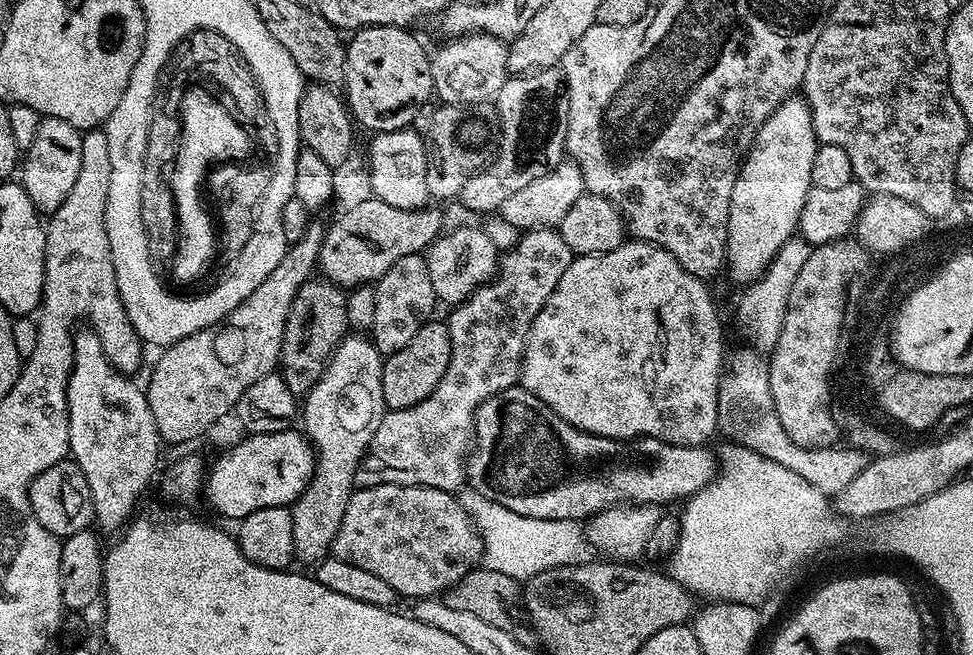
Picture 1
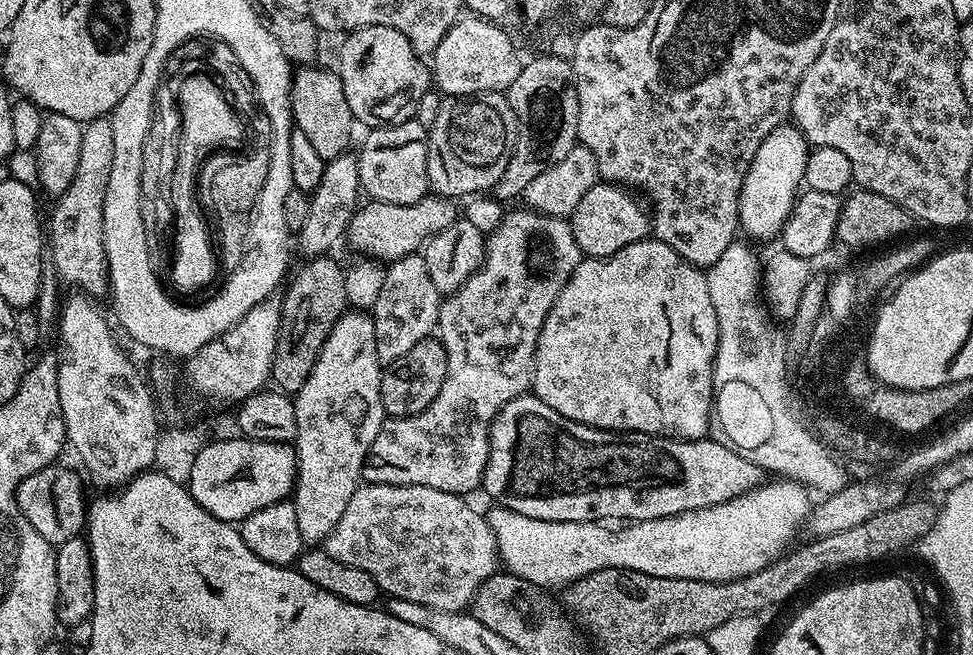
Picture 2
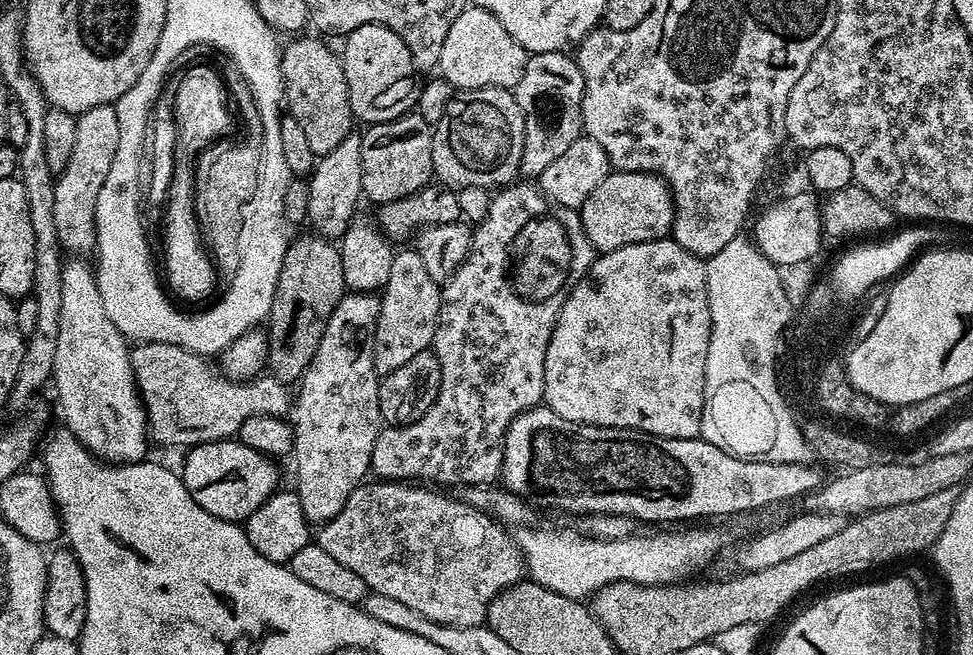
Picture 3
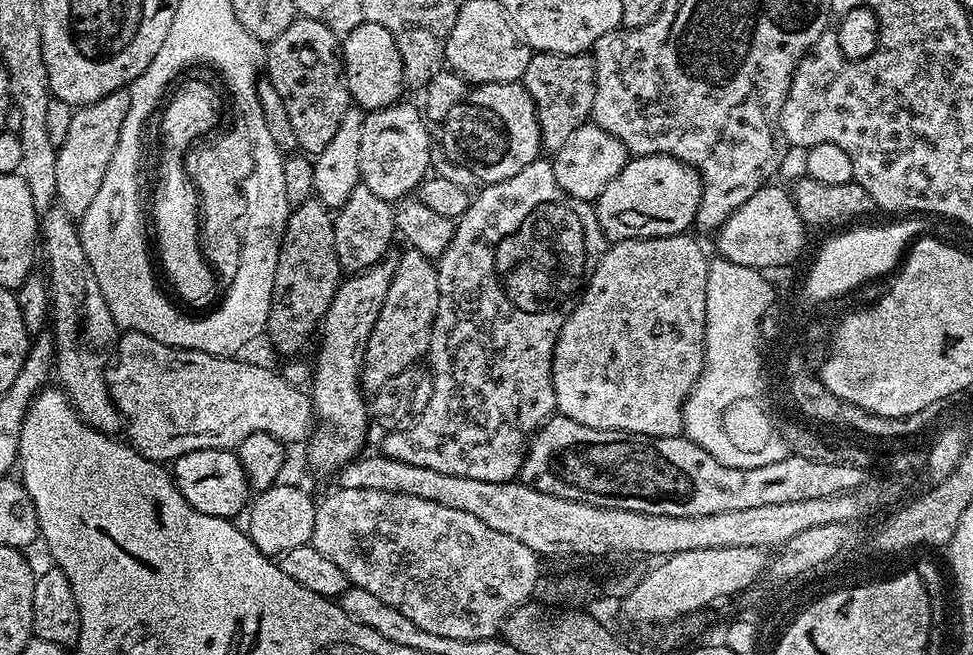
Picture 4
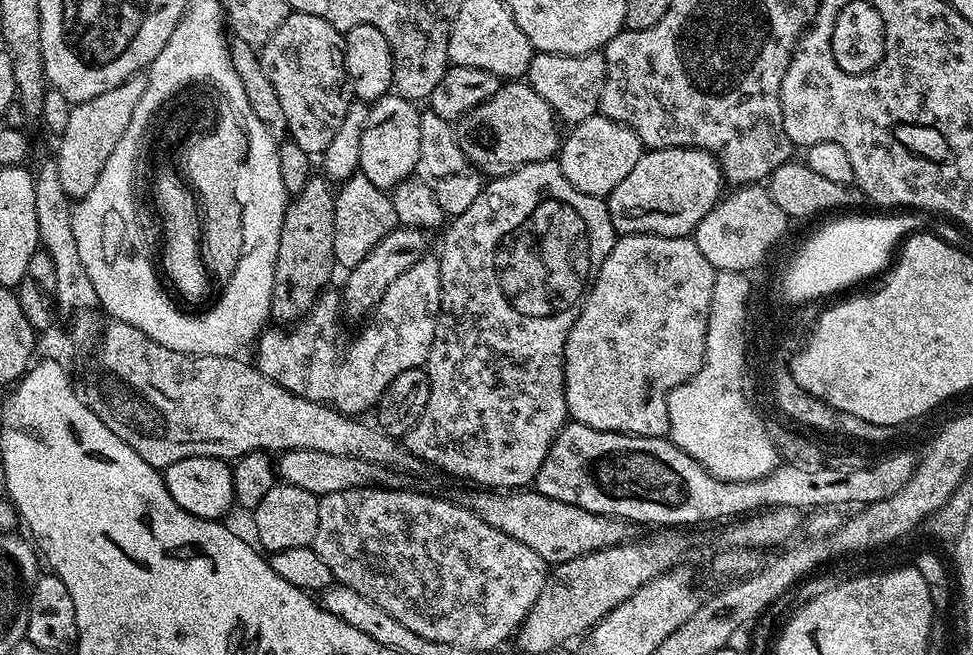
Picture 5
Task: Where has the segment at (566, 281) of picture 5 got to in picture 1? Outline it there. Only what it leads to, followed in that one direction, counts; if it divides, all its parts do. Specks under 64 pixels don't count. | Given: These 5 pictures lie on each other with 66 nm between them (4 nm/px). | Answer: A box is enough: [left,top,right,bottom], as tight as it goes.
[354,228,573,493]

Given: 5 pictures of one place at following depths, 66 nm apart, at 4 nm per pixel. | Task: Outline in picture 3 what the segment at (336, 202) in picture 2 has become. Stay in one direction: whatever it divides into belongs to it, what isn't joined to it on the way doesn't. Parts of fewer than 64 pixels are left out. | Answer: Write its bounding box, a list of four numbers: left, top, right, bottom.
[307,134,362,238]

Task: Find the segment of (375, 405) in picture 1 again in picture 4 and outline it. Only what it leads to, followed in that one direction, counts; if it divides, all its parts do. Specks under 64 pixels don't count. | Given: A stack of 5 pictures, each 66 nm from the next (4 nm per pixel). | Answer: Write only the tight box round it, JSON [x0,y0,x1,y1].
[306,254,397,473]

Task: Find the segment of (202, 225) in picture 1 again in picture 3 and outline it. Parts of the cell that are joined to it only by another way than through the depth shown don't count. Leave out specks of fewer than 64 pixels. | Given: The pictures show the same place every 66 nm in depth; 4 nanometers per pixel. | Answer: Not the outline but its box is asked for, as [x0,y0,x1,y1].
[164,64,234,300]

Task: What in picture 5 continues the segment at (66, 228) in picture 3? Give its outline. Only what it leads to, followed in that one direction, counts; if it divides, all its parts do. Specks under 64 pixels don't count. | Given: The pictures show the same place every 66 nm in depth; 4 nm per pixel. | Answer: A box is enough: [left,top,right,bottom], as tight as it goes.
[54,74,147,198]

